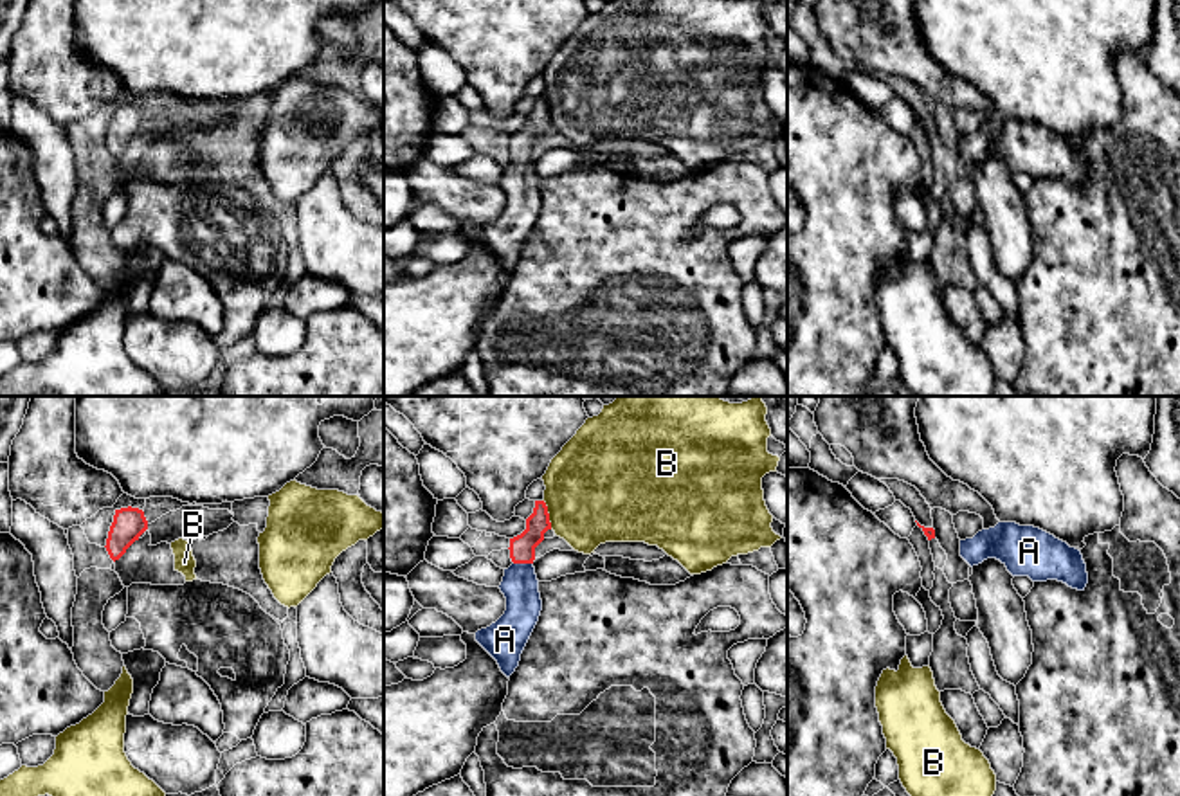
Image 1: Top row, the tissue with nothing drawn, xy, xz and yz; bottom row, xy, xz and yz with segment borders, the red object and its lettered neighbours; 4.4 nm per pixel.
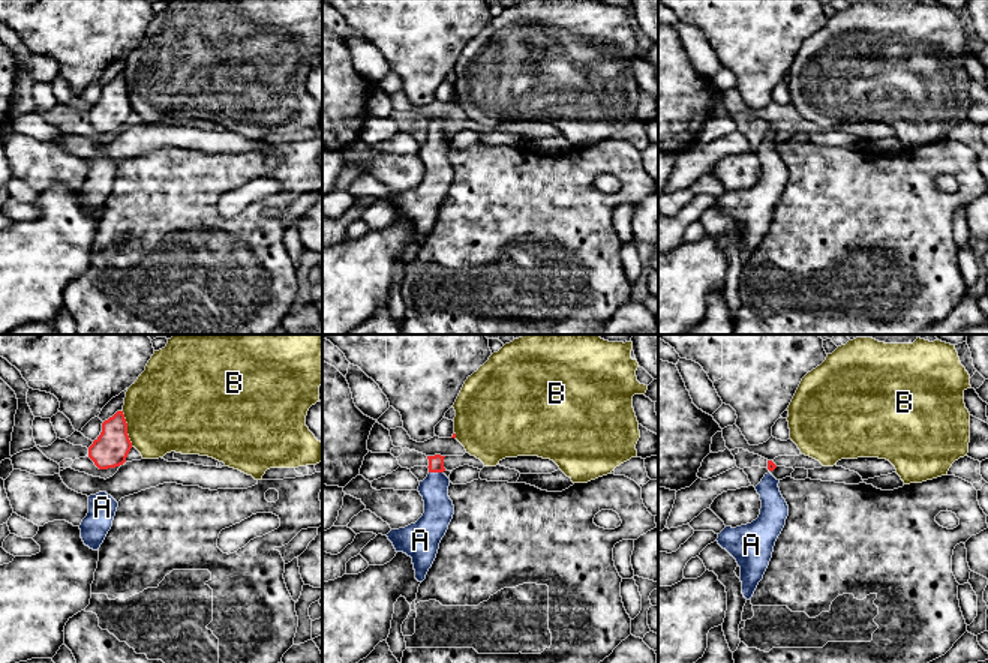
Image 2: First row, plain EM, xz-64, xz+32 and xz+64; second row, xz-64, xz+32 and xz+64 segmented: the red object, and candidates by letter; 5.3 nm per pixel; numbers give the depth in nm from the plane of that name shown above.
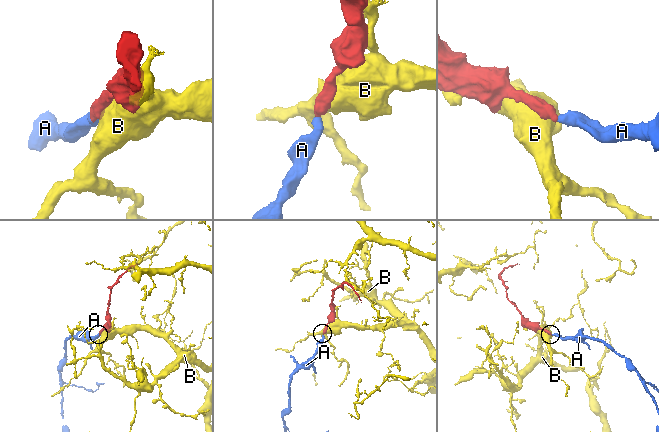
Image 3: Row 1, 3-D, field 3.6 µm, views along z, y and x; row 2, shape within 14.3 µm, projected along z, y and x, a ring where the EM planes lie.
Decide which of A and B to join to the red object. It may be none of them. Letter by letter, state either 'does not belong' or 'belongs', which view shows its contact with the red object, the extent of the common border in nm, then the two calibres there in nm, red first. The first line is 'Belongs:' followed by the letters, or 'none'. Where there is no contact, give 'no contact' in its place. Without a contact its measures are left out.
Belongs: A
A: belongs | xz | 90 nm | 110/160 nm
B: does not belong | xz | 140 nm | 110/460 nm

